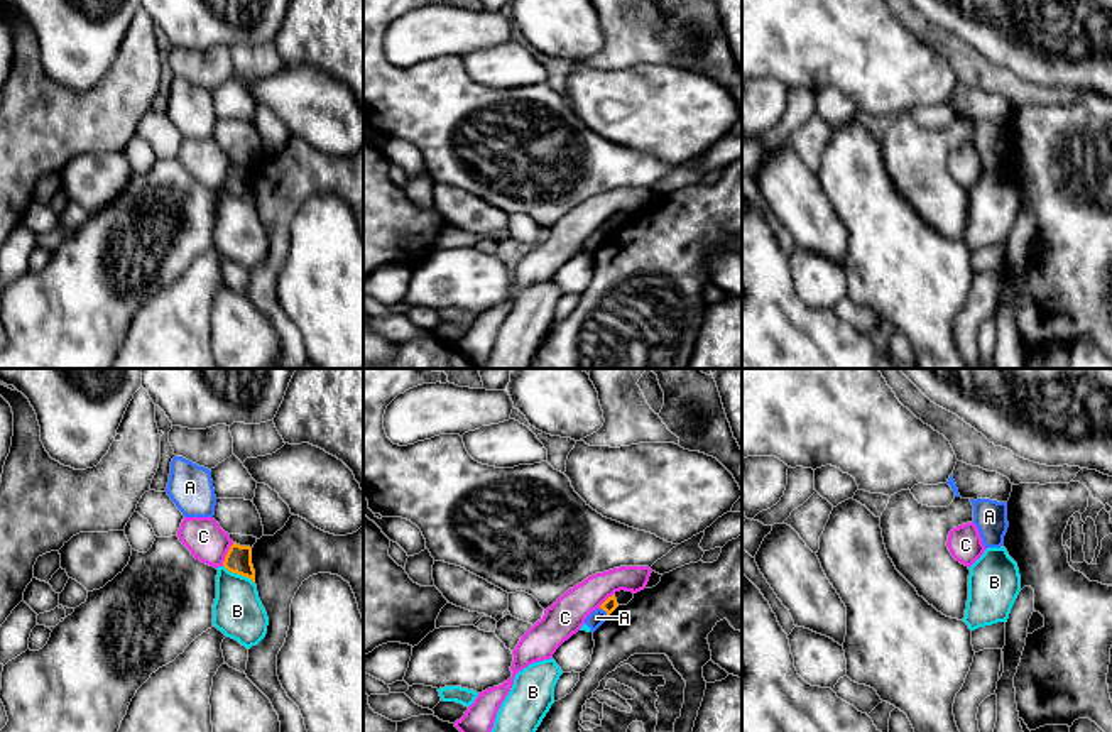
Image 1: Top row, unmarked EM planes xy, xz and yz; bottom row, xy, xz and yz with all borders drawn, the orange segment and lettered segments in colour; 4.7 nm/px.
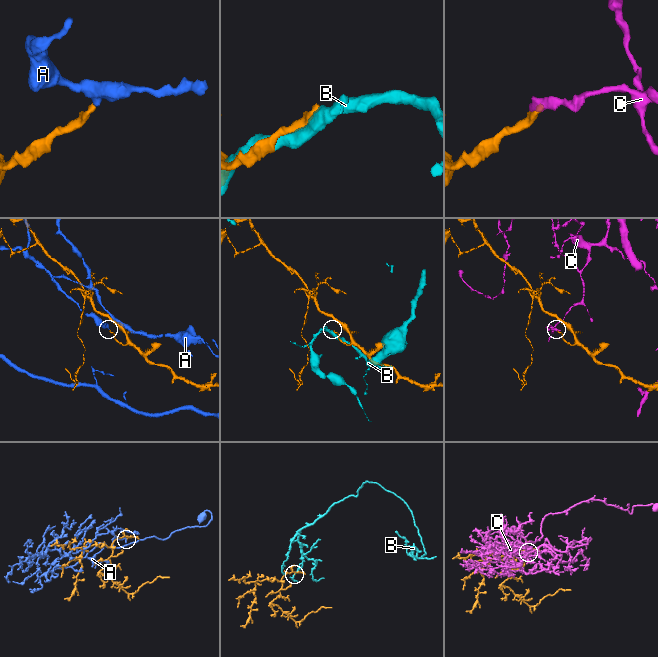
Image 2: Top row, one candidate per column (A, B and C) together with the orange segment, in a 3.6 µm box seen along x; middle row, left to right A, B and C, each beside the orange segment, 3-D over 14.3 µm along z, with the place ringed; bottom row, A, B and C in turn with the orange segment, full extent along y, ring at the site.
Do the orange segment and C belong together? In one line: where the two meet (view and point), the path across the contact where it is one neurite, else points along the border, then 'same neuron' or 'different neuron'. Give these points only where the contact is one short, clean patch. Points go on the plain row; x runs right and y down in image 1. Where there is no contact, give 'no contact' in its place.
meets orange in xy at (227, 176); border along xy (234, 164), (222, 186); different neuron

